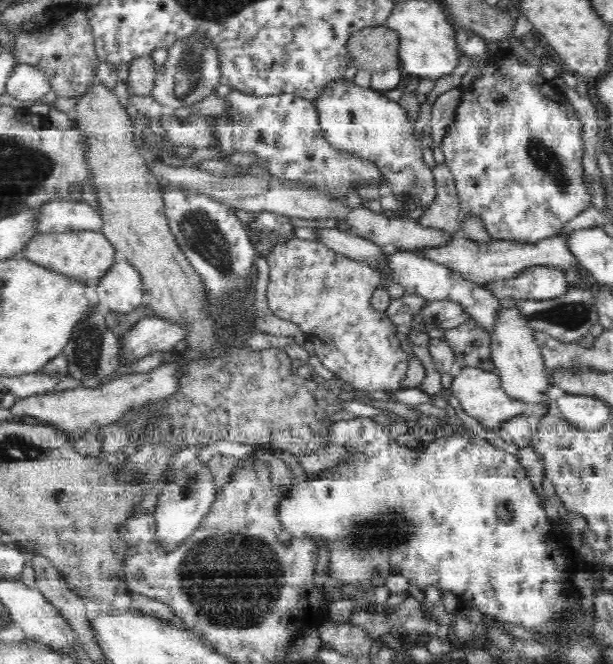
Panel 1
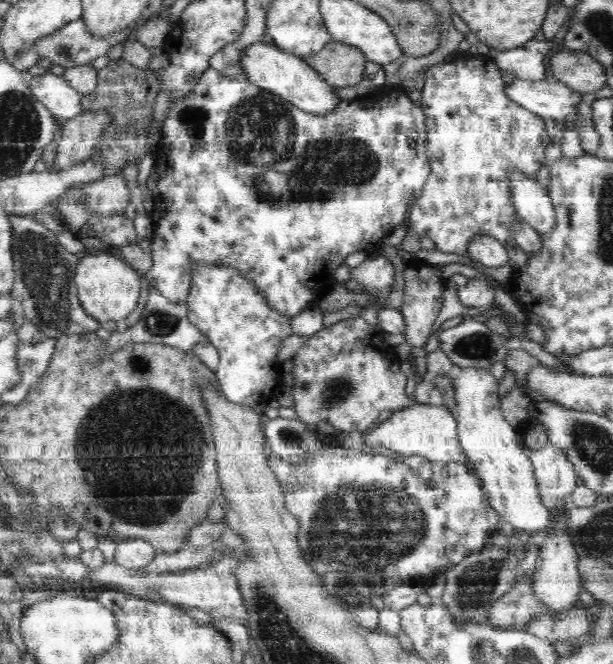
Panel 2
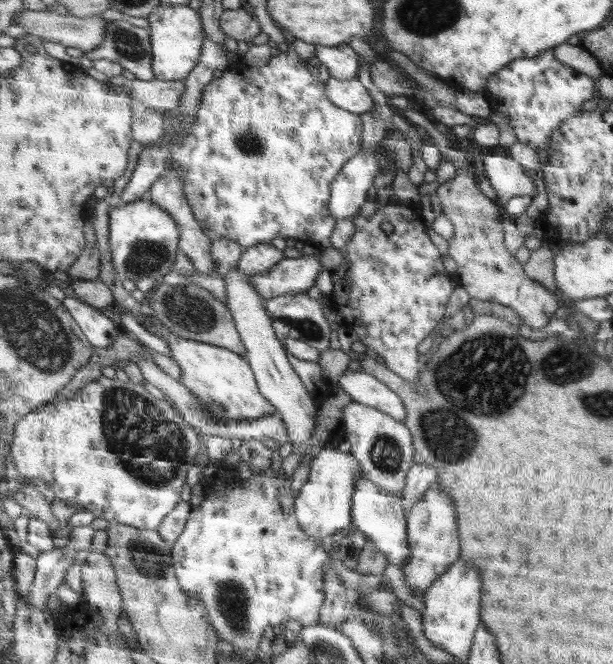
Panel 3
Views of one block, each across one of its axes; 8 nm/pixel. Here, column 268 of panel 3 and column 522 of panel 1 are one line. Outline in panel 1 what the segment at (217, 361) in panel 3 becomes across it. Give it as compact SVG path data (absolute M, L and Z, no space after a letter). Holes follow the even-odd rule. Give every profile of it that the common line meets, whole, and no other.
M464 367L460 374L454 376L451 383L451 395L460 403L462 408L470 418L478 420L484 428L498 427L503 421L522 415L548 416L548 403L539 402L522 402L521 399L513 398L512 395L505 393L501 386L501 377L495 370L482 370L476 367Z

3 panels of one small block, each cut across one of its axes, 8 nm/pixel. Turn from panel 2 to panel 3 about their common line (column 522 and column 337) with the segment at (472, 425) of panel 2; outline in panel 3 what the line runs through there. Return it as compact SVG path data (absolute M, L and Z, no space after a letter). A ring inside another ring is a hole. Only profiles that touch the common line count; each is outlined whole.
M332 437L330 444L324 446L313 458L308 481L302 486L296 498L296 517L301 529L308 536L322 539L325 536L338 536L347 532L352 522L352 500L356 490L356 480L362 477L360 462L338 447L339 440Z

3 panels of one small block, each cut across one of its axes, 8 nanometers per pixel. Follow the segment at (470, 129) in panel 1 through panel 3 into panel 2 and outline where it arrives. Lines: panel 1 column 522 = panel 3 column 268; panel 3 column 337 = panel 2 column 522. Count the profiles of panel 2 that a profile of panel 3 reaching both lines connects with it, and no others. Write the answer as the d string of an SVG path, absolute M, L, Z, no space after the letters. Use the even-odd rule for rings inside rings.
M466 56L456 60L456 62L446 62L446 64L434 64L425 70L425 82L422 92L422 101L420 106L423 114L426 115L426 155L430 165L430 174L427 178L427 183L423 186L422 192L410 207L409 215L407 216L407 228L416 232L419 236L428 236L434 242L436 249L440 252L452 252L456 254L465 254L466 246L473 241L475 237L492 237L499 240L503 245L509 247L517 246L514 237L512 237L513 230L521 216L518 215L517 210L514 208L513 194L510 193L510 174L519 173L527 178L535 178L538 168L542 168L547 164L545 153L547 146L553 143L553 138L550 138L546 133L545 120L540 116L534 114L530 110L519 106L517 102L513 102L511 98L506 96L506 82L502 80L502 72L496 66L496 62L492 62L490 58L474 58L474 56Z

